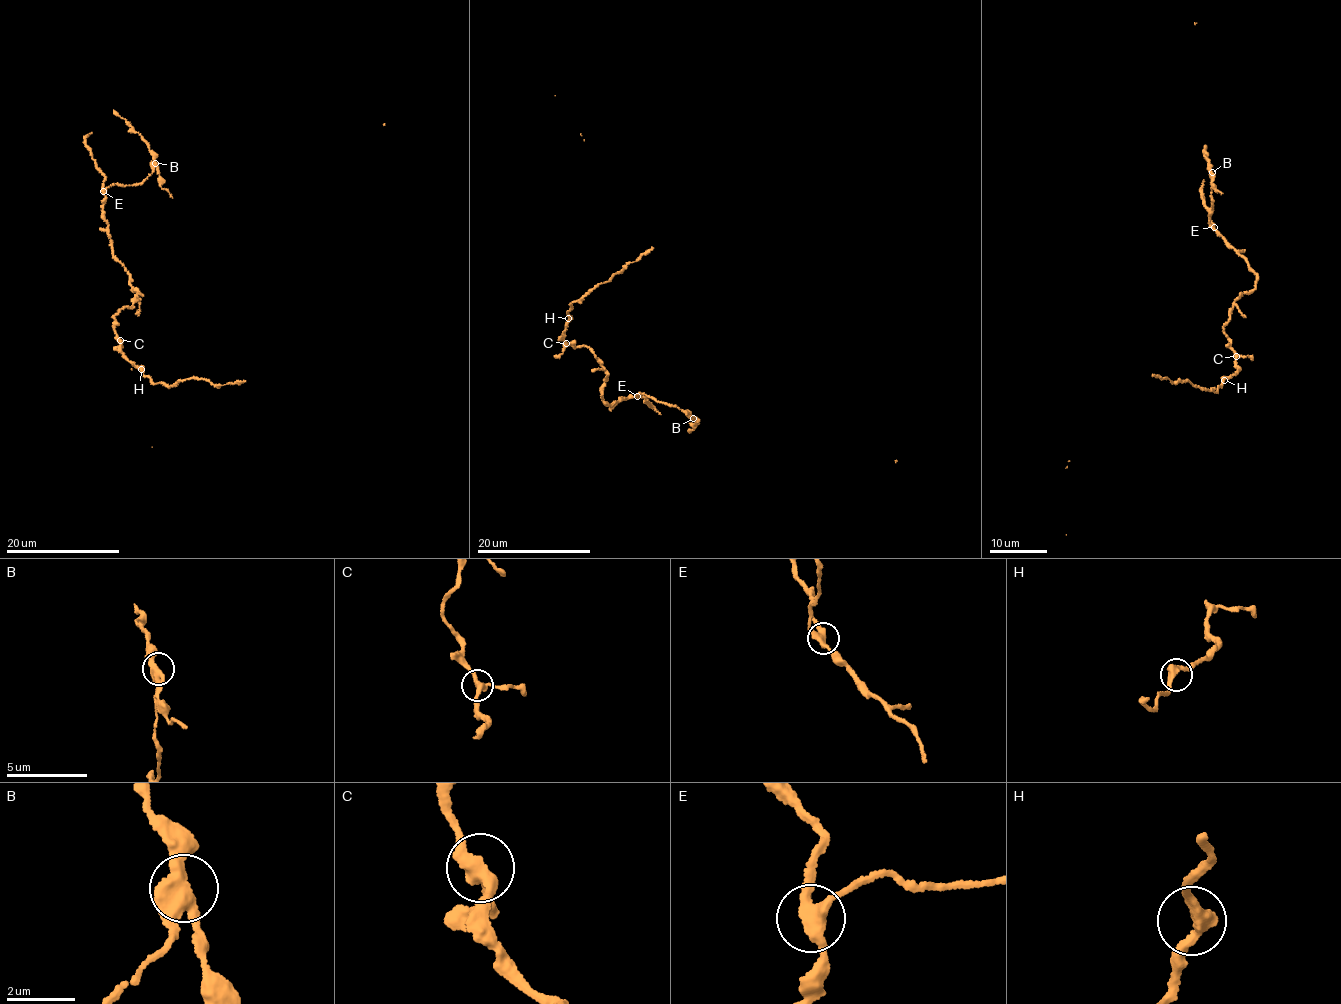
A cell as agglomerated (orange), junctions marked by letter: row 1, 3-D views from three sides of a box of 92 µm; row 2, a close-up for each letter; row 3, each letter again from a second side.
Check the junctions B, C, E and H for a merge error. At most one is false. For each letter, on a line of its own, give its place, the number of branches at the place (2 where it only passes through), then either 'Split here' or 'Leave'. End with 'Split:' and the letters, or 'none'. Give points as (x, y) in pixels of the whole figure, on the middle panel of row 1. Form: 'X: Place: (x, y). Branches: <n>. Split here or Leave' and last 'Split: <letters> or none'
B: Place: (693, 418). Branches: 3. Split here
C: Place: (566, 343). Branches: 3. Leave
E: Place: (637, 396). Branches: 3. Leave
H: Place: (568, 318). Branches: 2. Leave
Split: B

